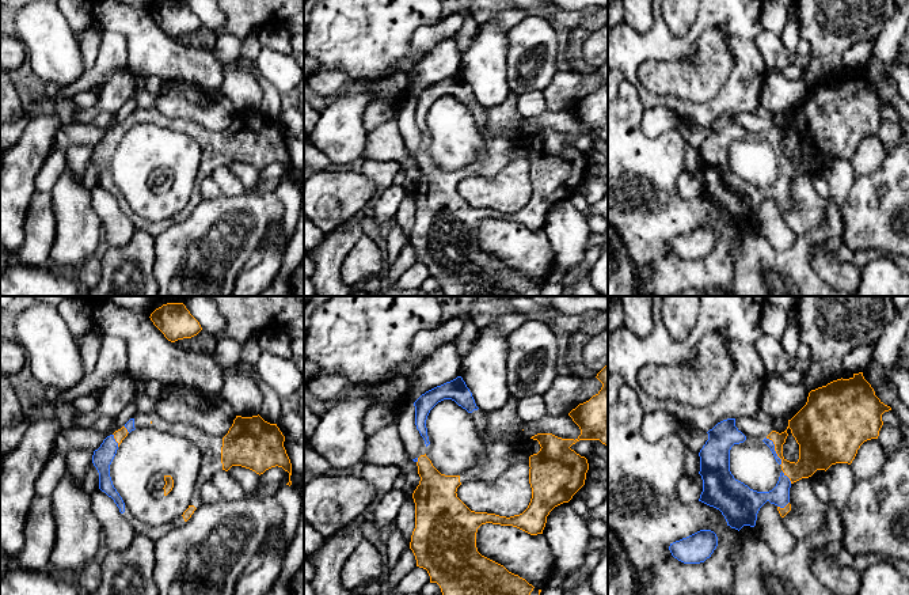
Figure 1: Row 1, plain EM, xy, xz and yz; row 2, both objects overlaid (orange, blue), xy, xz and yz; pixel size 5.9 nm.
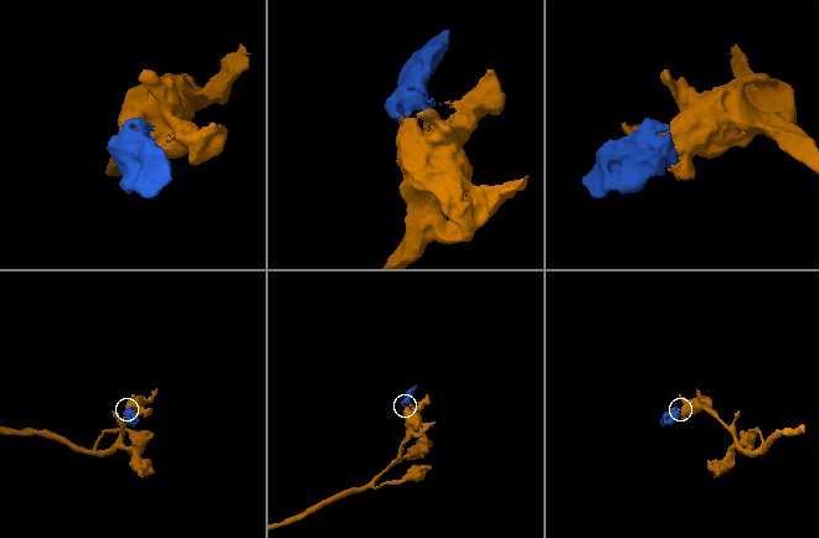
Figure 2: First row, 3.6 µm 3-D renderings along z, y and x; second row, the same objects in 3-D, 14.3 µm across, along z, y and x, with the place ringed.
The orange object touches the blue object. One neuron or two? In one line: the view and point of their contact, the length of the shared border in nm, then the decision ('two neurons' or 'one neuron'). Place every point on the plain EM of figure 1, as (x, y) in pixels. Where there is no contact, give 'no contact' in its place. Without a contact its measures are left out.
meets orange in yz at (775, 146); contact 190 nm long; one neuron

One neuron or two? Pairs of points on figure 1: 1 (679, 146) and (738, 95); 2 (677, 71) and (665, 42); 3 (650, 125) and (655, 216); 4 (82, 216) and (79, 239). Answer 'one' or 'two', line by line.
1: two
2: two
3: two
4: one

